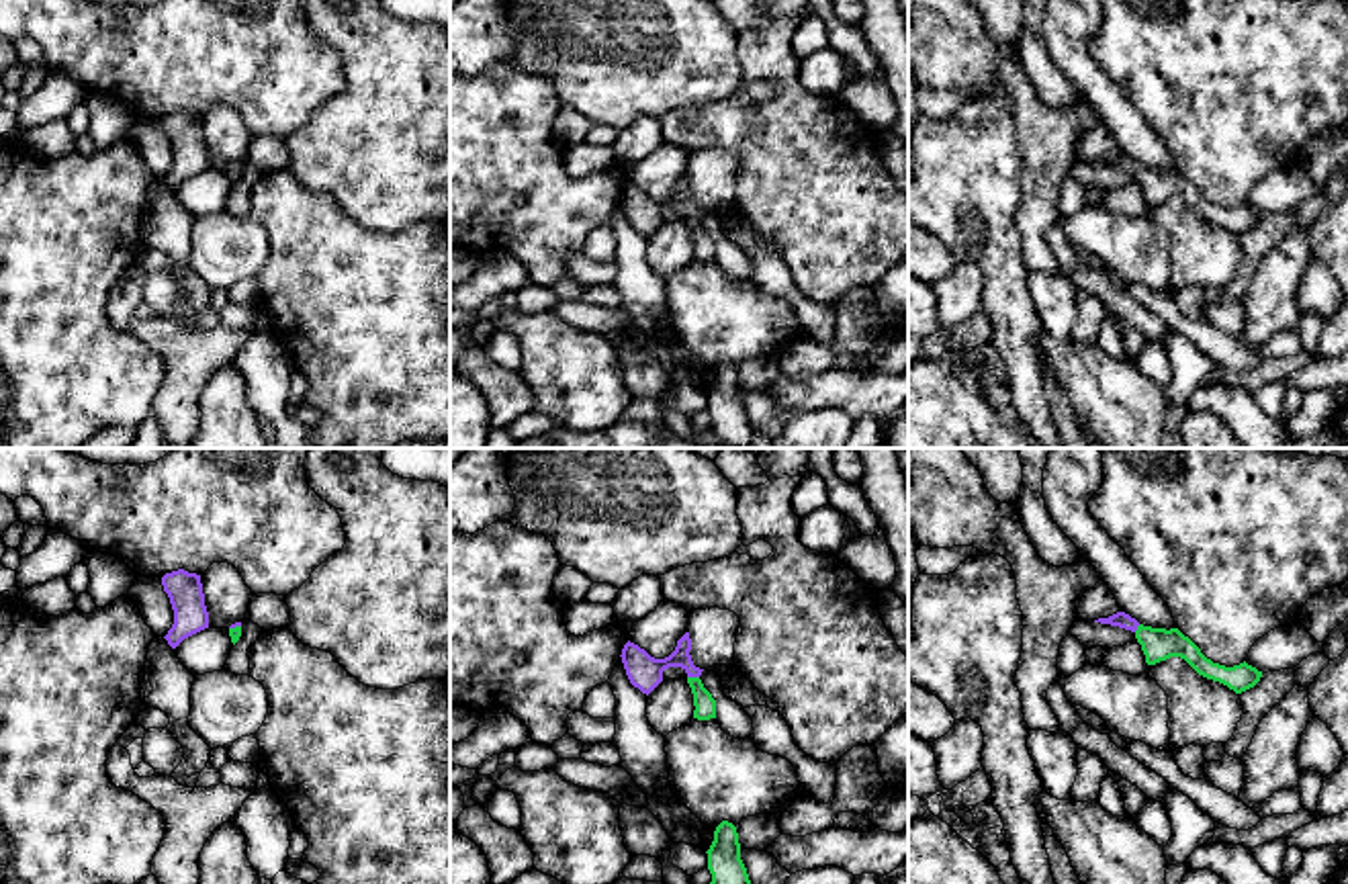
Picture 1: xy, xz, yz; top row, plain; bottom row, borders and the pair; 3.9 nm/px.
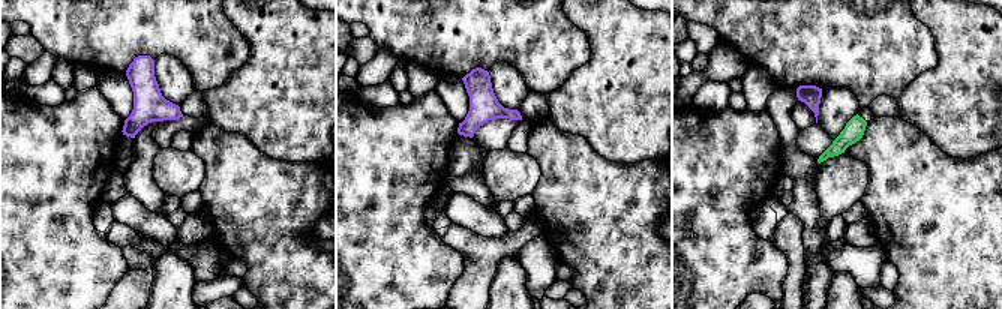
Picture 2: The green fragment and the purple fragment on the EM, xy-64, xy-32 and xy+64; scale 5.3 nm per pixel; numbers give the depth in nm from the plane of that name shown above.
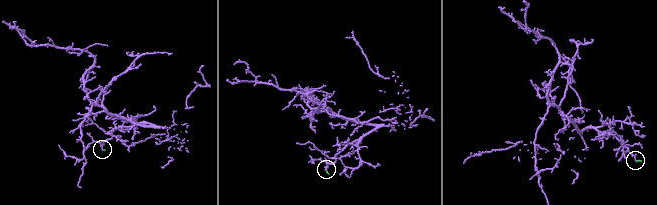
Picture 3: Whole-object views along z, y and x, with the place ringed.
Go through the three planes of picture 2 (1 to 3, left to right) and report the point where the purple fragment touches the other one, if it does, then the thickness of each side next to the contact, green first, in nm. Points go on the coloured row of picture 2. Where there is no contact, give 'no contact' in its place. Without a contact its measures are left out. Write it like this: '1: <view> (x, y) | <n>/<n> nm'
1: no contact
2: no contact
3: no contact

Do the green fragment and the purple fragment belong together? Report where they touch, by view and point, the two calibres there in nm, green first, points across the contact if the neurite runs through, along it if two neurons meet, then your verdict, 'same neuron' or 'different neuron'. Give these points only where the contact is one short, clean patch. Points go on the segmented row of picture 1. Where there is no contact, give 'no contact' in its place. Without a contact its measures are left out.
xz (694, 678) | 80/140 nm | across xz (704, 704), (694, 678), (682, 661), (645, 672) | same neuron

